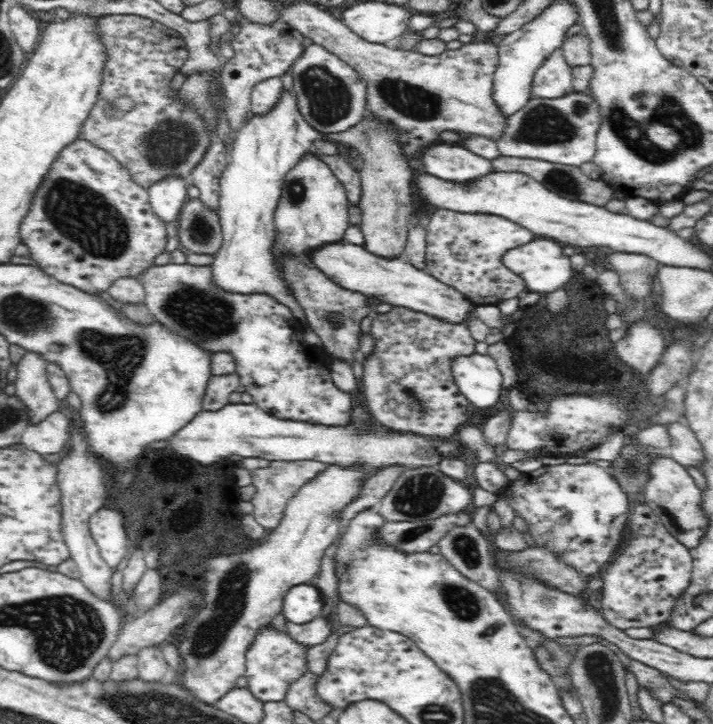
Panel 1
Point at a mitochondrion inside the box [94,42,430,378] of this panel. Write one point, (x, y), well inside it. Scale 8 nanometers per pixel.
(206, 316)

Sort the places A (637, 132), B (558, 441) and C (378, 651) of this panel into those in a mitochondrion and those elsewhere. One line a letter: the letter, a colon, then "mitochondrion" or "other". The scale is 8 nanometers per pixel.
A: mitochondrion
B: other
C: other

